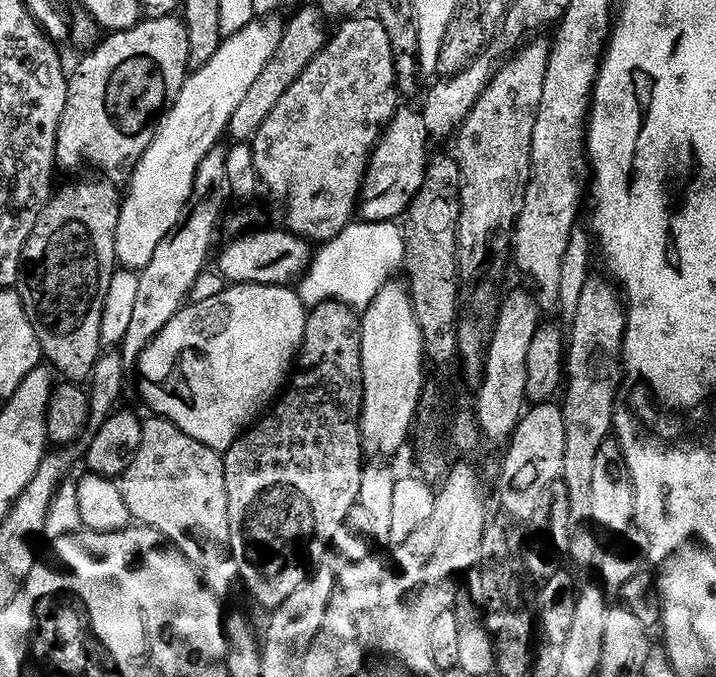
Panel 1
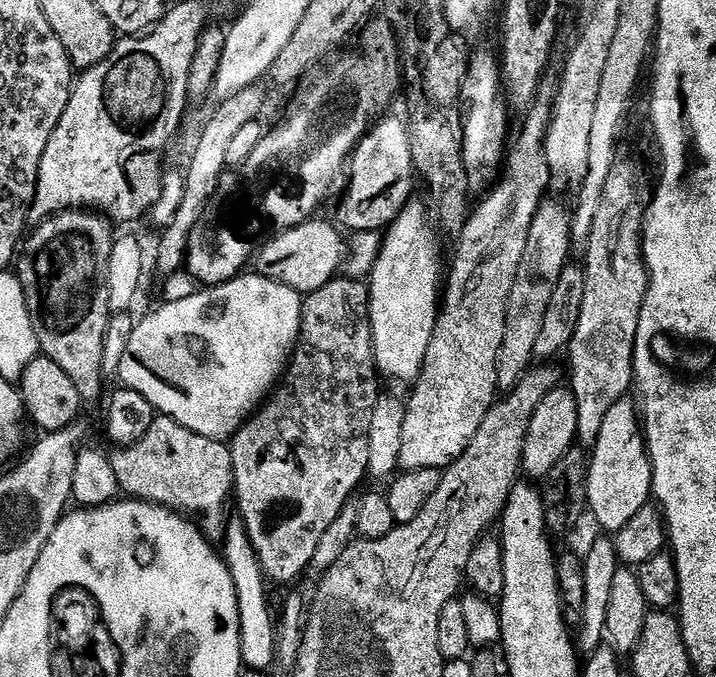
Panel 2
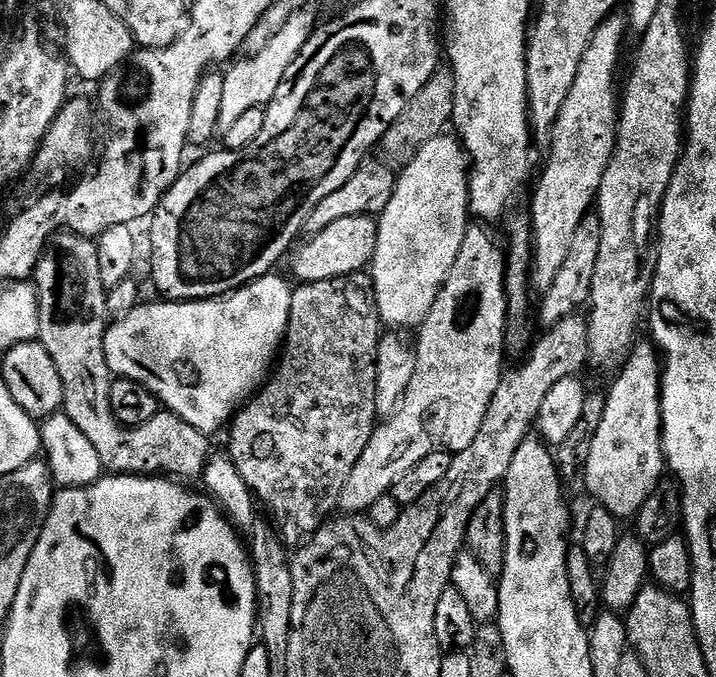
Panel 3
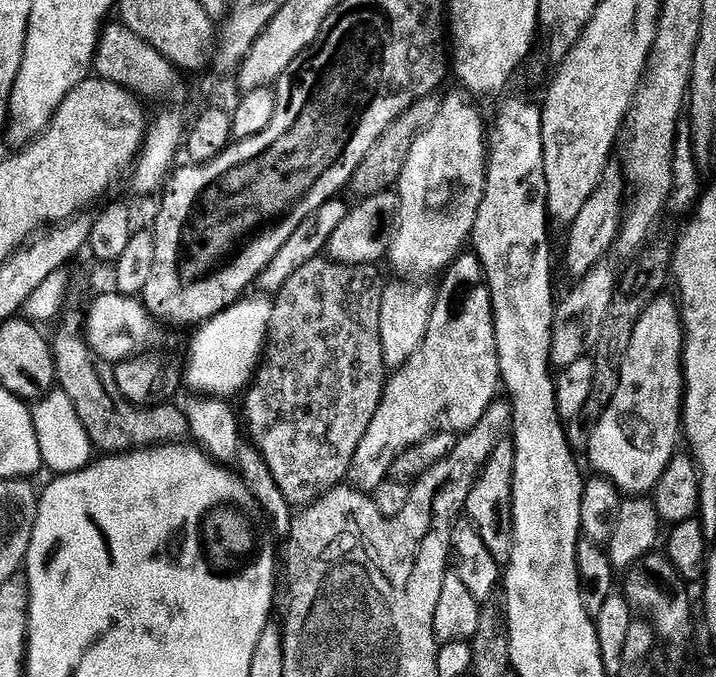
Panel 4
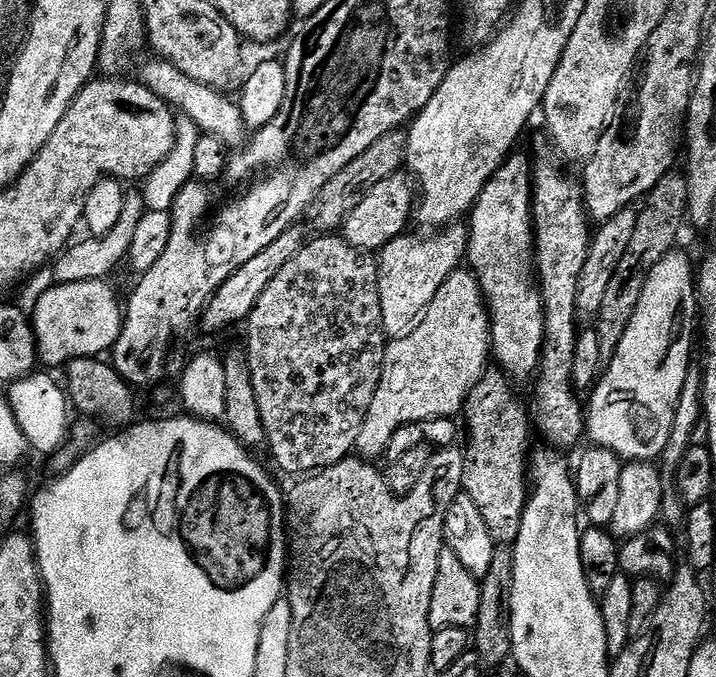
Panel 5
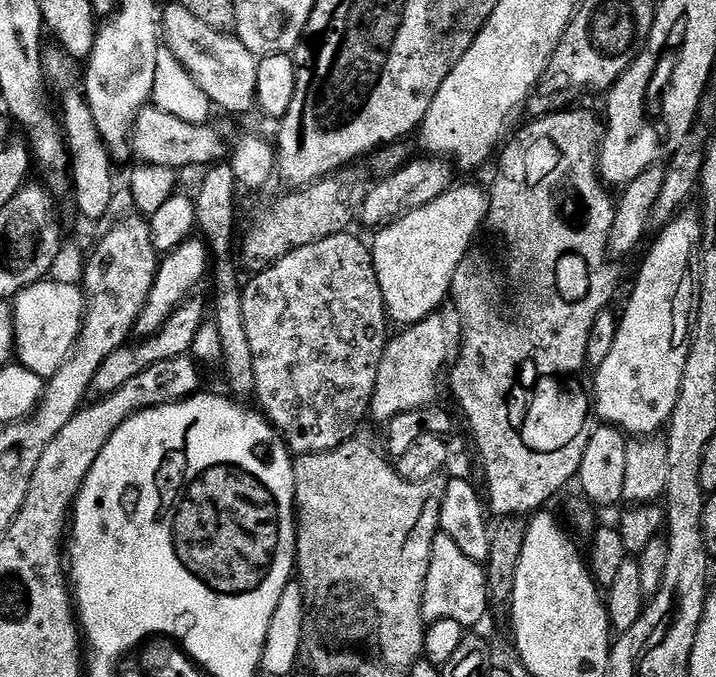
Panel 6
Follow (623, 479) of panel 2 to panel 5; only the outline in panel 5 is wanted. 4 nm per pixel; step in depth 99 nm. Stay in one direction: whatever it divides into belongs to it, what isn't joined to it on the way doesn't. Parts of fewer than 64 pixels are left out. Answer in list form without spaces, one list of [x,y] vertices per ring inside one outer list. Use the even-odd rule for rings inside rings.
[[[673,250],[666,254],[666,258],[662,258],[662,262],[658,262],[658,266],[654,266],[654,270],[650,270],[650,278],[646,278],[646,286],[642,290],[642,298],[638,298],[638,310],[634,310],[634,318],[630,318],[630,326],[626,326],[626,334],[622,338],[622,346],[618,346],[618,350],[614,354],[614,358],[609,362],[608,365],[603,369],[602,375],[599,380],[596,381],[594,387],[591,389],[590,395],[592,395],[592,401],[587,401],[586,404],[586,436],[595,447],[605,448],[610,450],[615,456],[620,457],[621,461],[624,462],[656,462],[663,457],[666,446],[670,442],[670,430],[674,430],[674,414],[676,413],[676,407],[680,401],[680,395],[682,394],[682,386],[686,382],[686,374],[688,373],[690,365],[693,363],[692,360],[692,335],[697,335],[698,332],[698,276],[694,271],[694,264],[692,268],[692,260],[687,256],[686,253],[680,252],[681,250]]]

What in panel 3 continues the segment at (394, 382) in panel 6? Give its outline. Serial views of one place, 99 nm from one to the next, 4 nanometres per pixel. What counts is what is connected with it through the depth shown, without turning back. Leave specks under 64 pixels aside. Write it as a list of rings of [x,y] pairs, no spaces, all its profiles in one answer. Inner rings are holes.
[[[470,226],[466,230],[462,250],[458,250],[458,258],[454,261],[454,270],[450,270],[450,278],[446,278],[430,314],[418,329],[420,341],[414,344],[414,378],[410,378],[410,386],[395,414],[373,430],[362,458],[354,462],[354,470],[350,470],[350,478],[346,478],[346,486],[342,486],[338,505],[341,513],[367,513],[368,508],[374,506],[378,498],[389,495],[394,482],[398,482],[406,470],[414,470],[422,458],[430,458],[430,454],[435,452],[461,452],[470,446],[470,442],[474,442],[474,438],[478,438],[482,418],[486,418],[494,390],[498,390],[498,382],[506,371],[504,352],[508,338],[508,299],[504,289],[508,261],[501,241],[499,244],[488,228],[491,227]]]

